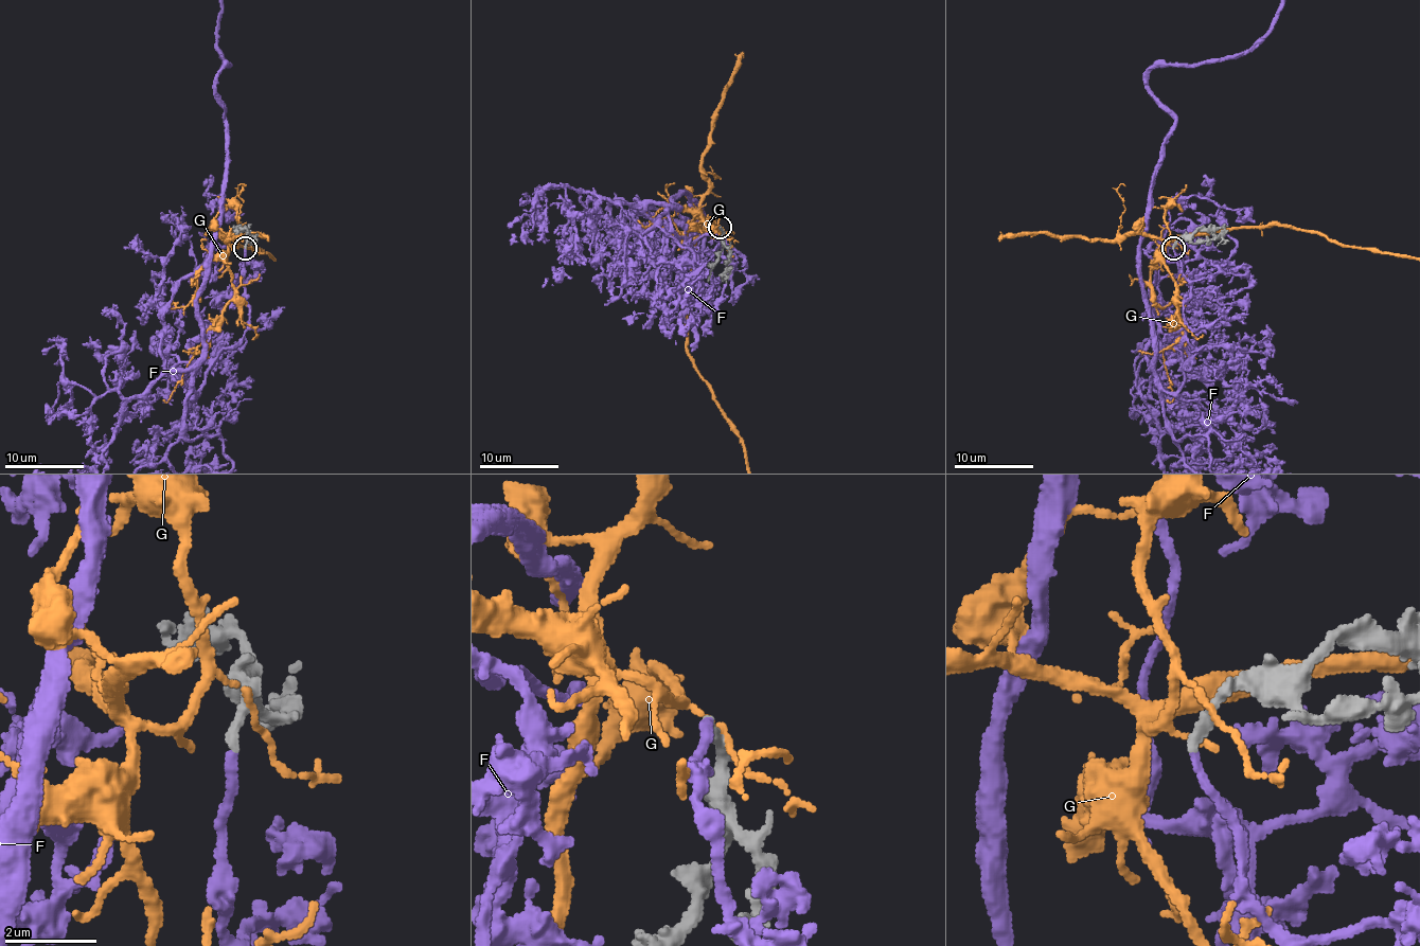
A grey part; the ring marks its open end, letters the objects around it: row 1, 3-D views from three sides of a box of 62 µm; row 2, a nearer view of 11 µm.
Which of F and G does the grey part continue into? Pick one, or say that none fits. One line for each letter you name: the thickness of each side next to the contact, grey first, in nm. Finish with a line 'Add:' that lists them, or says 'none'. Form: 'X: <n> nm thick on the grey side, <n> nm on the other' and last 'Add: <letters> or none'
F: 240 nm thick on the grey side, 190 nm on the other
Add: F

